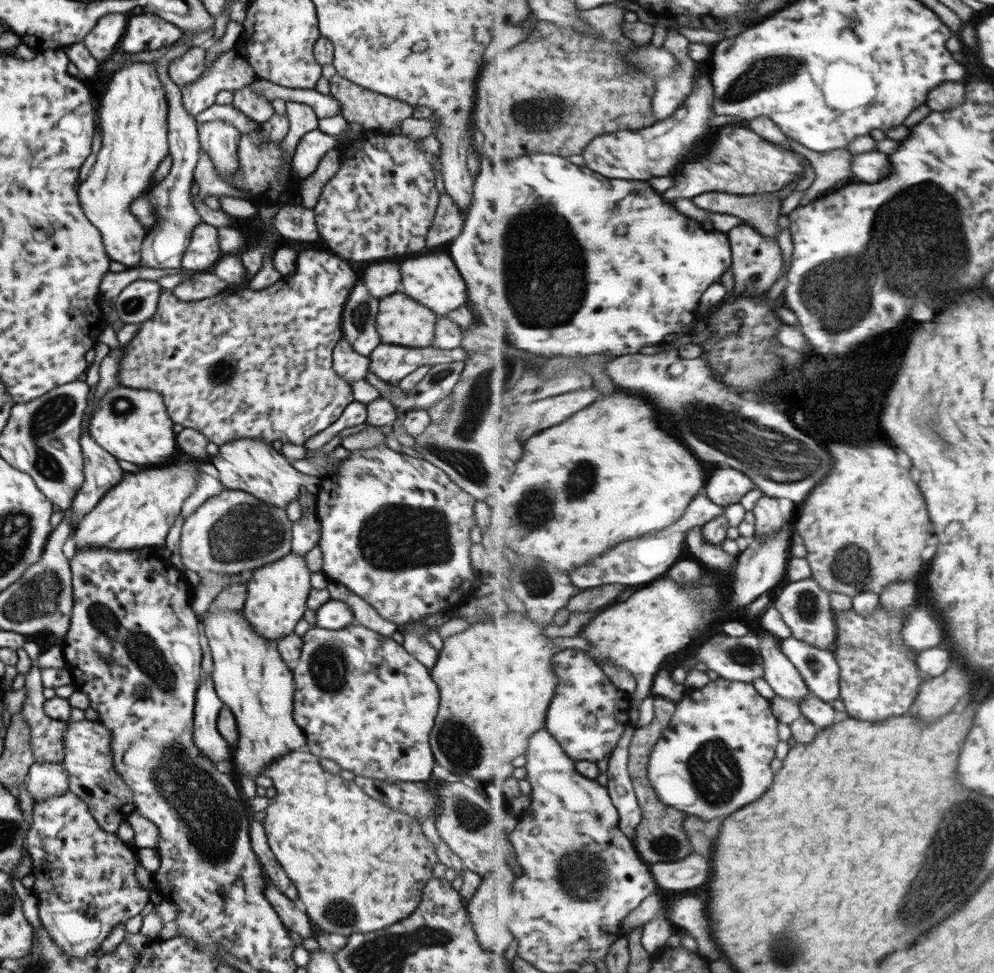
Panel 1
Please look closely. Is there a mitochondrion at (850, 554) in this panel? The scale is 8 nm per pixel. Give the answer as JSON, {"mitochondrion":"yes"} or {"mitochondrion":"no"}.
{"mitochondrion":"yes"}

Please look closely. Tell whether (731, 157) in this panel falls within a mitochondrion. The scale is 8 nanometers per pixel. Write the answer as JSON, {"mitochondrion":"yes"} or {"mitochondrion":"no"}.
{"mitochondrion":"no"}

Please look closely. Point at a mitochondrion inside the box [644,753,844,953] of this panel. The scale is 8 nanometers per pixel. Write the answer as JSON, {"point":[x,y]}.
{"point":[668,842]}

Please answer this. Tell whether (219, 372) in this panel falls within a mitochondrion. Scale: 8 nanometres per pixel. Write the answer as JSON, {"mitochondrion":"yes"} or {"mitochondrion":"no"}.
{"mitochondrion":"yes"}

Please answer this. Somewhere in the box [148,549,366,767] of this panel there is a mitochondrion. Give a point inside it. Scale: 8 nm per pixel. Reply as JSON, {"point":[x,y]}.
{"point":[328,668]}

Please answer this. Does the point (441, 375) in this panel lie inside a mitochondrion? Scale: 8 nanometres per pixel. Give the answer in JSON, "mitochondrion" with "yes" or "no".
{"mitochondrion":"yes"}

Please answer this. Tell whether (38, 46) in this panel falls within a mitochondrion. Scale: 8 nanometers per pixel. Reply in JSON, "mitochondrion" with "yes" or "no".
{"mitochondrion":"no"}

